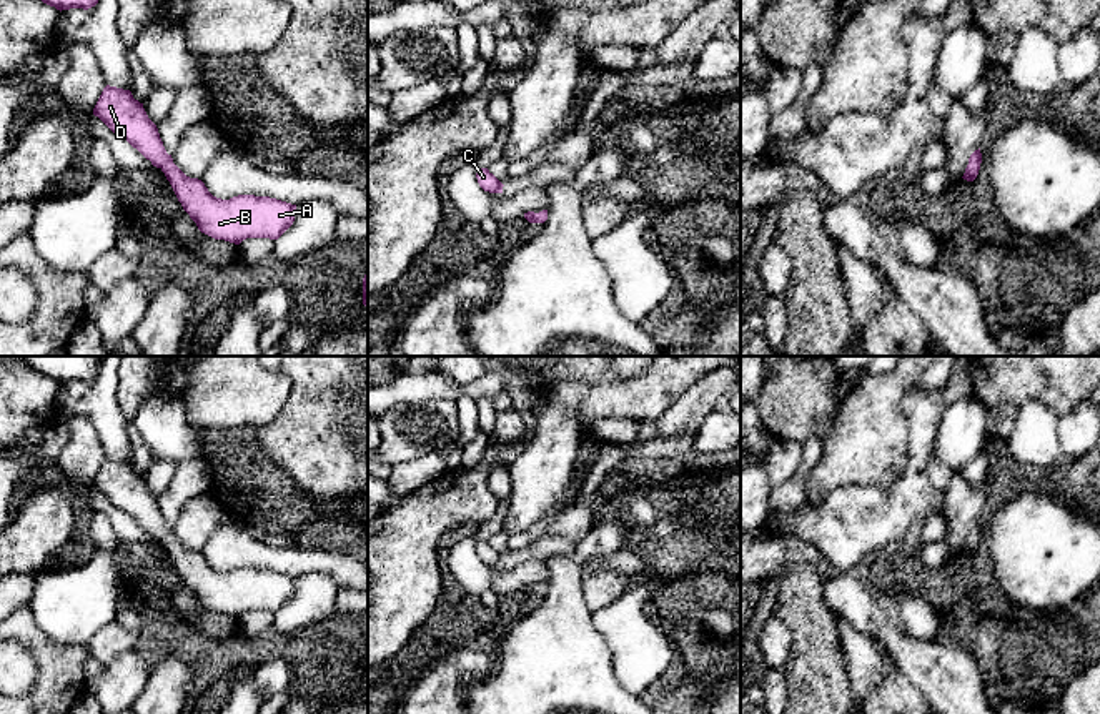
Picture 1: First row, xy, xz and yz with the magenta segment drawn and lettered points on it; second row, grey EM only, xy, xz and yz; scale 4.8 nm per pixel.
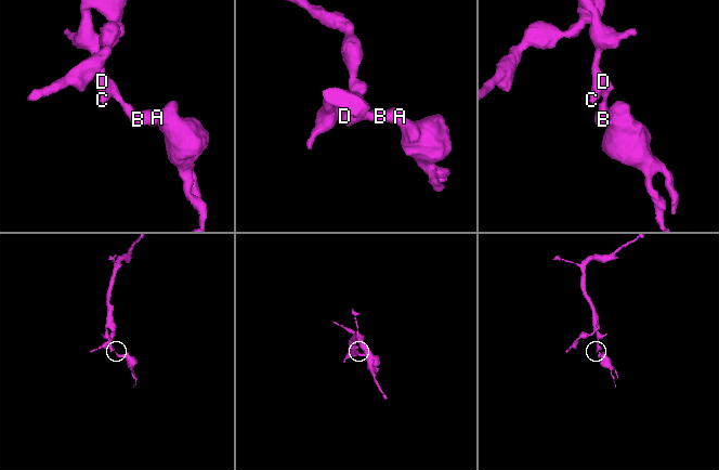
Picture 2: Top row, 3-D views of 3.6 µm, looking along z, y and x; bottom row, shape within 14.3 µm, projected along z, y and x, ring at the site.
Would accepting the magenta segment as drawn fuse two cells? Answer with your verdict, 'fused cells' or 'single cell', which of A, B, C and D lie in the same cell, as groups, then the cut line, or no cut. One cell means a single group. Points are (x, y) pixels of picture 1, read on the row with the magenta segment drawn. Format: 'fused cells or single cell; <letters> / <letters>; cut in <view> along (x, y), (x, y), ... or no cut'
single cell; A B C D; no cut

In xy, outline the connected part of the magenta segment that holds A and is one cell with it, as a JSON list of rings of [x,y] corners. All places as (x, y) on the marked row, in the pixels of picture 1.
[[[107,85],[93,115],[165,173],[201,233],[240,245],[246,238],[278,240],[293,225],[296,205],[255,195],[221,200],[213,196],[201,180],[186,176],[166,153],[156,125],[130,90]]]

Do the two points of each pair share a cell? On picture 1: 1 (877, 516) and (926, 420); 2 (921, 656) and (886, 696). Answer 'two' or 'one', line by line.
1: one
2: two

